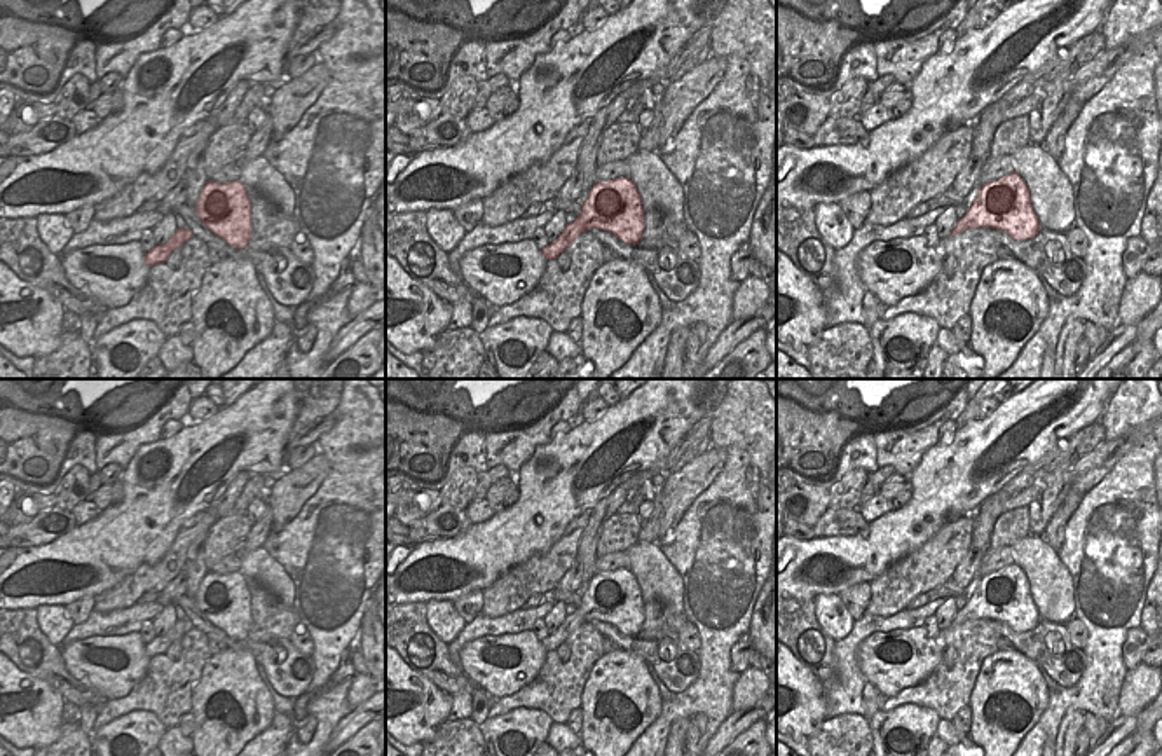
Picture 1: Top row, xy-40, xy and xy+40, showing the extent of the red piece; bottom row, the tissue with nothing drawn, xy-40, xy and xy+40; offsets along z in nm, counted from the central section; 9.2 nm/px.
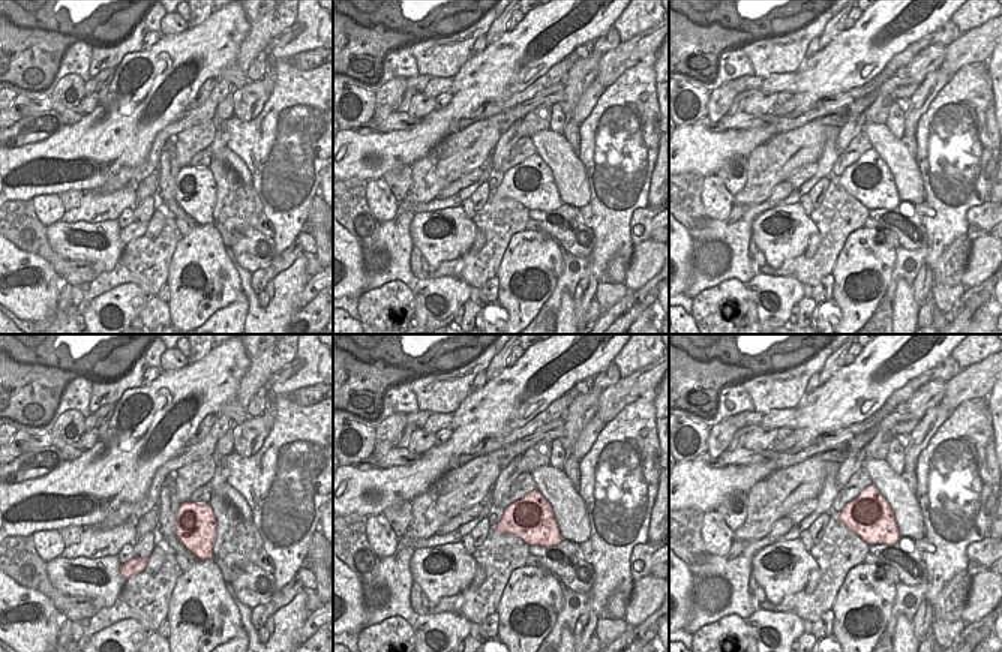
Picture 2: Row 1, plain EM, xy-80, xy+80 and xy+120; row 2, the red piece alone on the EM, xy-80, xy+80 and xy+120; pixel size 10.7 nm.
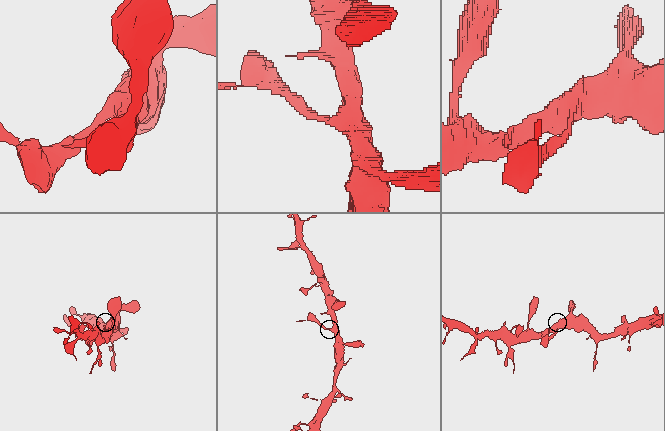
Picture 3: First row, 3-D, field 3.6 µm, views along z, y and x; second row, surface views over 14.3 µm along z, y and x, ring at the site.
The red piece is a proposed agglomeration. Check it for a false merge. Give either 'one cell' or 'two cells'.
one cell

